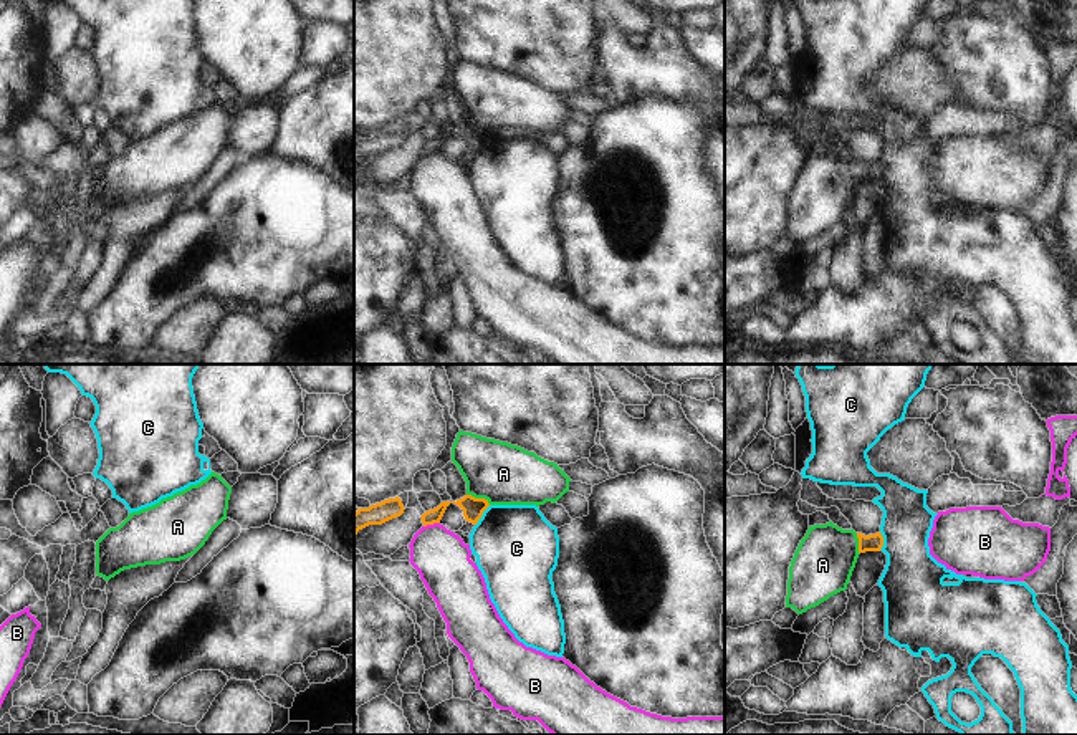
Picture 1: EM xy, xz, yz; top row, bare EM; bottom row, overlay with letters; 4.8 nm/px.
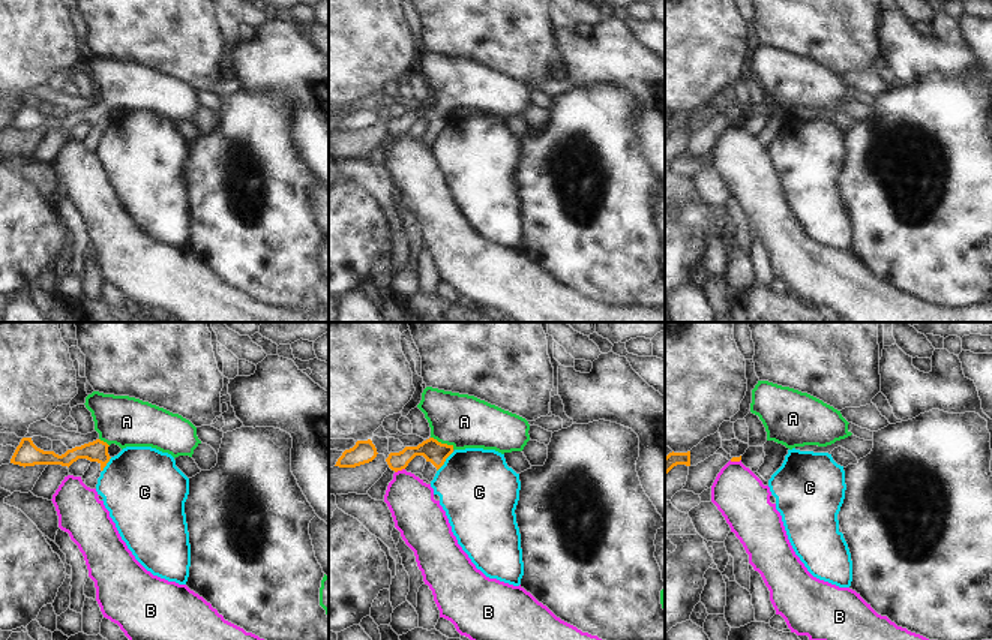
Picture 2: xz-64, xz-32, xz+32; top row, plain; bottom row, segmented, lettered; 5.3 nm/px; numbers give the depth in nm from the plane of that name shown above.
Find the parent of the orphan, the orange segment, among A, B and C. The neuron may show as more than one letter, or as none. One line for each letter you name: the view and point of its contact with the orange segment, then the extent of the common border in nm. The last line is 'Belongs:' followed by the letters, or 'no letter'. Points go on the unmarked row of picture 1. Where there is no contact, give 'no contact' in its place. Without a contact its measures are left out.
A: contact xz (478, 128); length 130 nm
Belongs: A

